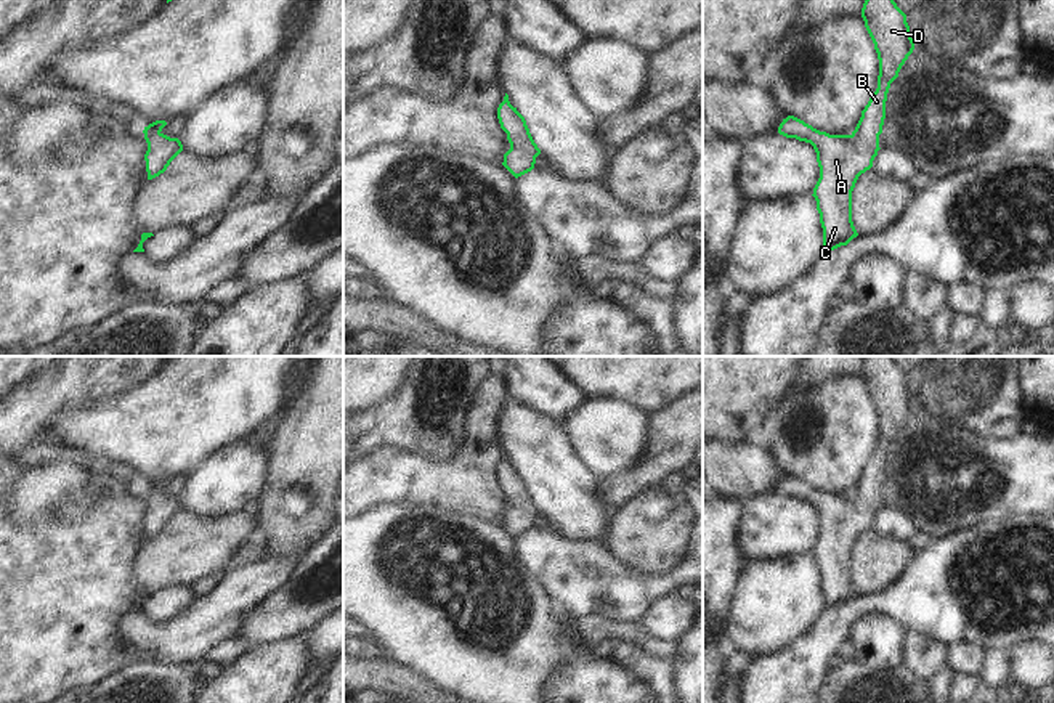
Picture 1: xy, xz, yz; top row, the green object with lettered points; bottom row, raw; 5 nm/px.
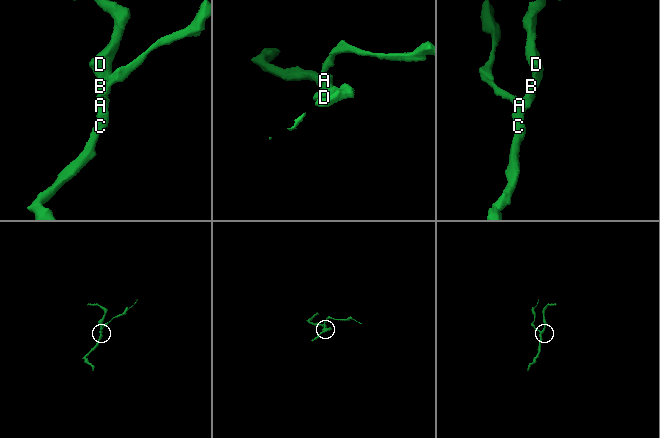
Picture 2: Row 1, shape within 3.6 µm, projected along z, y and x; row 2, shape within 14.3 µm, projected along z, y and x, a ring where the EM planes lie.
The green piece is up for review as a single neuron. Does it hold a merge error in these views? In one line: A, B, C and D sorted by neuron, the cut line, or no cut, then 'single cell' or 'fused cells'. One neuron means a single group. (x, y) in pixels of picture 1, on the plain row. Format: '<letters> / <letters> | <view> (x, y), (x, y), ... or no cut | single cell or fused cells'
A B C D | no cut | single cell

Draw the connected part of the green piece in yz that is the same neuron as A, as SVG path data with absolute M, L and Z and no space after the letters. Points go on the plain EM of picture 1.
M866 356L861 377L878 412L879 435L878 448L855 490L850 494L829 494L794 475L783 478L778 486L780 494L810 502L817 512L820 538L812 555L820 573L825 610L847 605L858 595L852 581L852 551L881 509L890 443L914 409L906 374L892 356Z

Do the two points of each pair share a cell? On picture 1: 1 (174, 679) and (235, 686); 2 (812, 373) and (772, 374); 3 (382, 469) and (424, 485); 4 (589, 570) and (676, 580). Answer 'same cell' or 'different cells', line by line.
1: different cells
2: different cells
3: same cell
4: same cell

